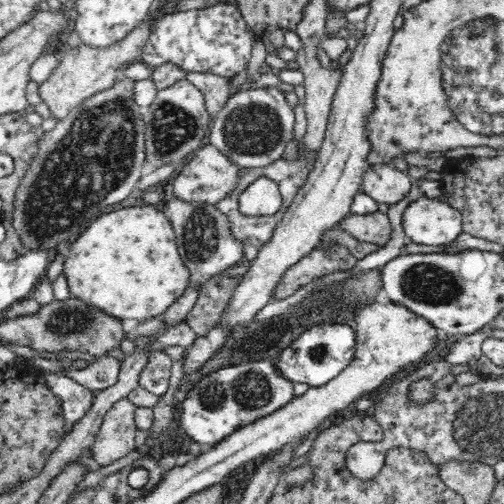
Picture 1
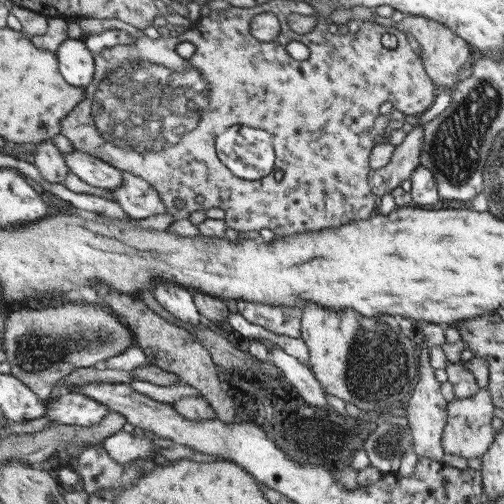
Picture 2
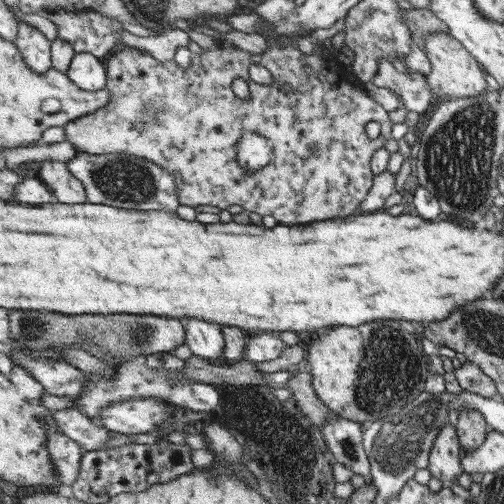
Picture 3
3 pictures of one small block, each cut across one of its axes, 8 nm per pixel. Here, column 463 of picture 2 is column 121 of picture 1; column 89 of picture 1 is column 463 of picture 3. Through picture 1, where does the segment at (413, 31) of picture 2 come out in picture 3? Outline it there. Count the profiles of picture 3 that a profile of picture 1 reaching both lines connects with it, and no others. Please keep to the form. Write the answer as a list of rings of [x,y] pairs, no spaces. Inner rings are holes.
[[[429,34],[425,38],[425,46],[423,46],[429,64],[431,64],[431,72],[429,72],[429,88],[433,90],[435,98],[443,98],[443,100],[459,100],[459,98],[479,98],[487,86],[485,86],[485,76],[483,70],[479,68],[477,58],[473,58],[465,46],[461,46],[461,42],[457,42],[451,36],[445,34]]]

